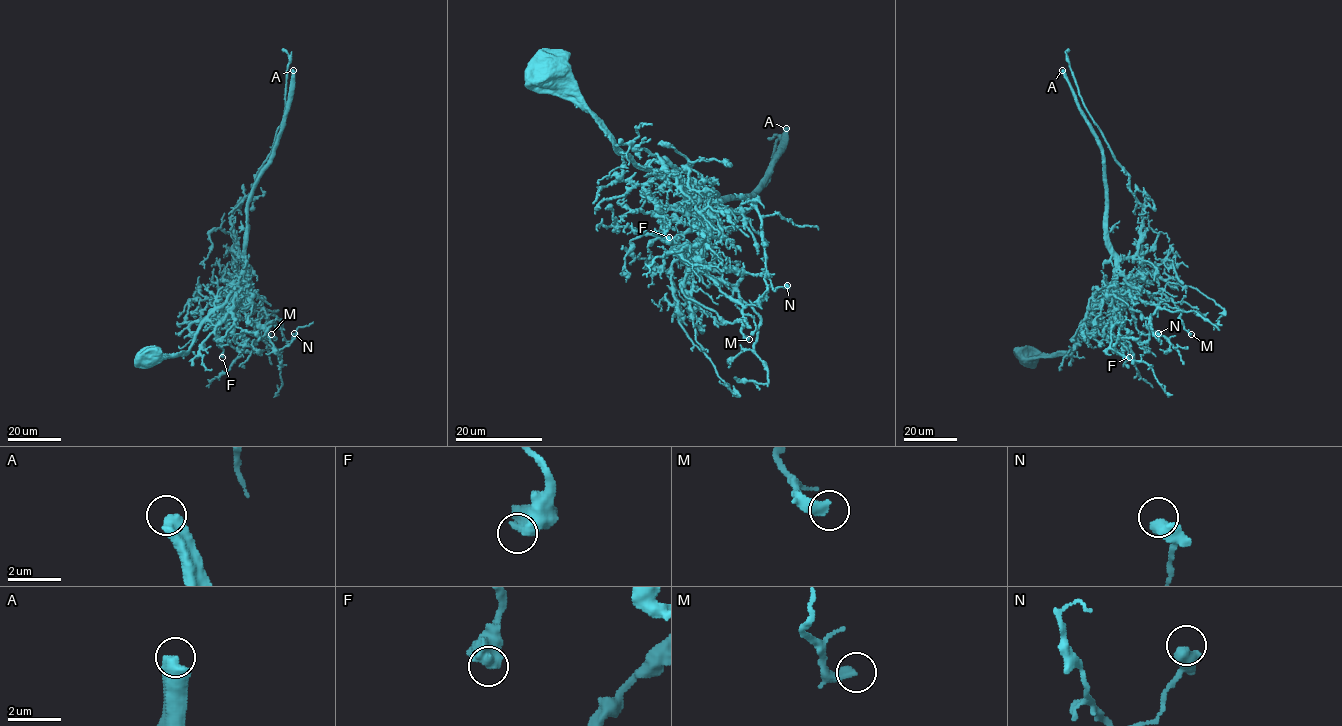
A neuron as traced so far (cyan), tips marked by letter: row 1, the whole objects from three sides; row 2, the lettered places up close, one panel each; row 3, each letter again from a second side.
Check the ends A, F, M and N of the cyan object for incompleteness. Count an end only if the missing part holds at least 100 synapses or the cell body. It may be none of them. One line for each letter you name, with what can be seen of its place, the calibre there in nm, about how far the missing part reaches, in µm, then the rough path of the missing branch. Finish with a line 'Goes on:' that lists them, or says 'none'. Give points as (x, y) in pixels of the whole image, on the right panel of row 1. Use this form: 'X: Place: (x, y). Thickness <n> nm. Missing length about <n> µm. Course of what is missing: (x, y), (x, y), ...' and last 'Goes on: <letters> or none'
A: Place: (1062, 70). Thickness 600 nm. Missing length about 250 µm
Goes on: A

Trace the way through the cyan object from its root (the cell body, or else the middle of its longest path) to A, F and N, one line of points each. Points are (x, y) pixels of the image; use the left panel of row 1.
A: (146, 359), (184, 355), (199, 326), (232, 291), (245, 262), (247, 200), (280, 132), (293, 70)
F: (146, 359), (184, 355), (199, 326), (232, 291), (232, 284), (230, 303), (214, 317), (222, 357)
N: (146, 359), (184, 355), (236, 280), (246, 285), (243, 302), (261, 307), (286, 340), (294, 333)

